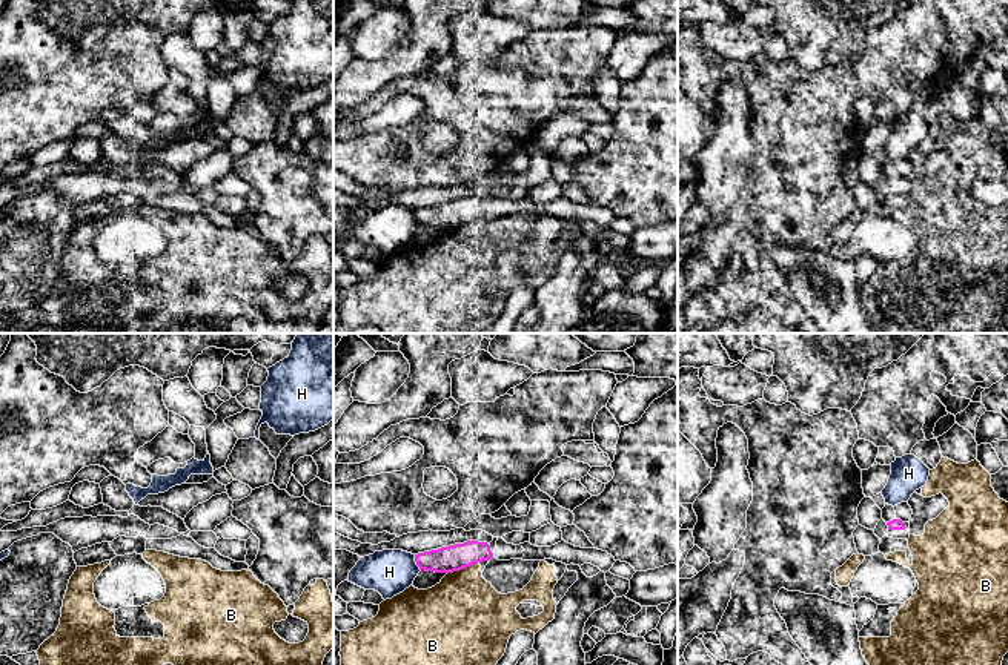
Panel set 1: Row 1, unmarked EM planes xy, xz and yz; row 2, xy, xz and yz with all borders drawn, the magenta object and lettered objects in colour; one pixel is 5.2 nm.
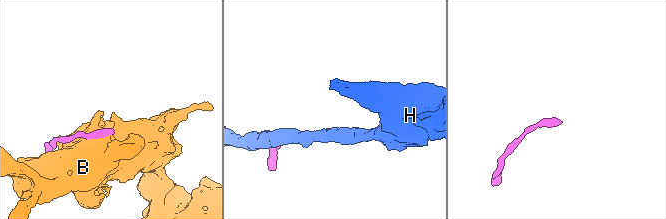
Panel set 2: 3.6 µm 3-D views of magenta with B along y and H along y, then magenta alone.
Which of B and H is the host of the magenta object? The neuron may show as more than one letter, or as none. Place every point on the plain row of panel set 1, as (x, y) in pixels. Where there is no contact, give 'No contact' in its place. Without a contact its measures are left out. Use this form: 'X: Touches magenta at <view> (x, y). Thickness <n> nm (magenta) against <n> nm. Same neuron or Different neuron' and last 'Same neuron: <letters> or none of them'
B: Touches magenta at xz (461, 224). Thickness 140 nm (magenta) against 440 nm. Different neuron
H: Touches magenta at xz (415, 217). Thickness 140 nm (magenta) against 240 nm. Different neuron
Same neuron: none of them

